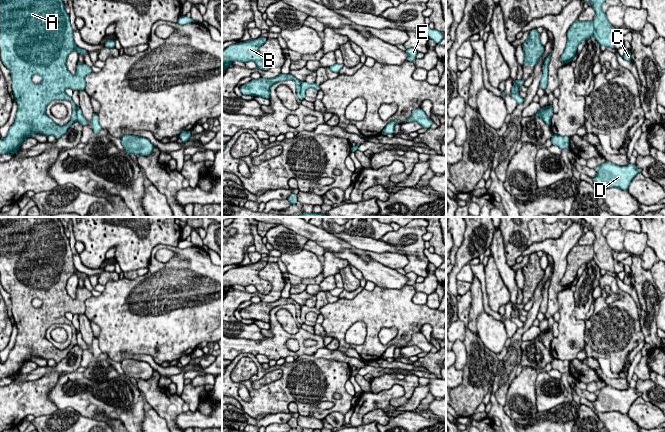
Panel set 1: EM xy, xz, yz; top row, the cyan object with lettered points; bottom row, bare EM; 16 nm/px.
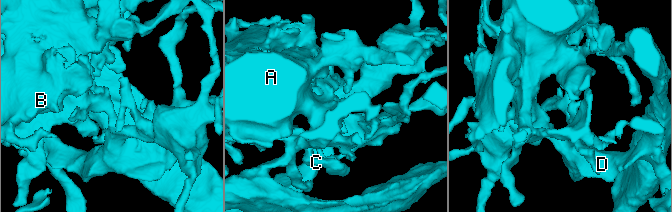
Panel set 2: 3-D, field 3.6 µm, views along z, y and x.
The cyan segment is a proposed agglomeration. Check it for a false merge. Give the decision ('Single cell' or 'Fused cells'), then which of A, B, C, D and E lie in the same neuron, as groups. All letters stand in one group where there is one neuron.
Fused cells. Groups: A B C / D E

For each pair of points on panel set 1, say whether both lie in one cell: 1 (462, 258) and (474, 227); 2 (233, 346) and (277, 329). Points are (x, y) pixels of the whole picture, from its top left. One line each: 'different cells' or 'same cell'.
1: same cell
2: same cell

